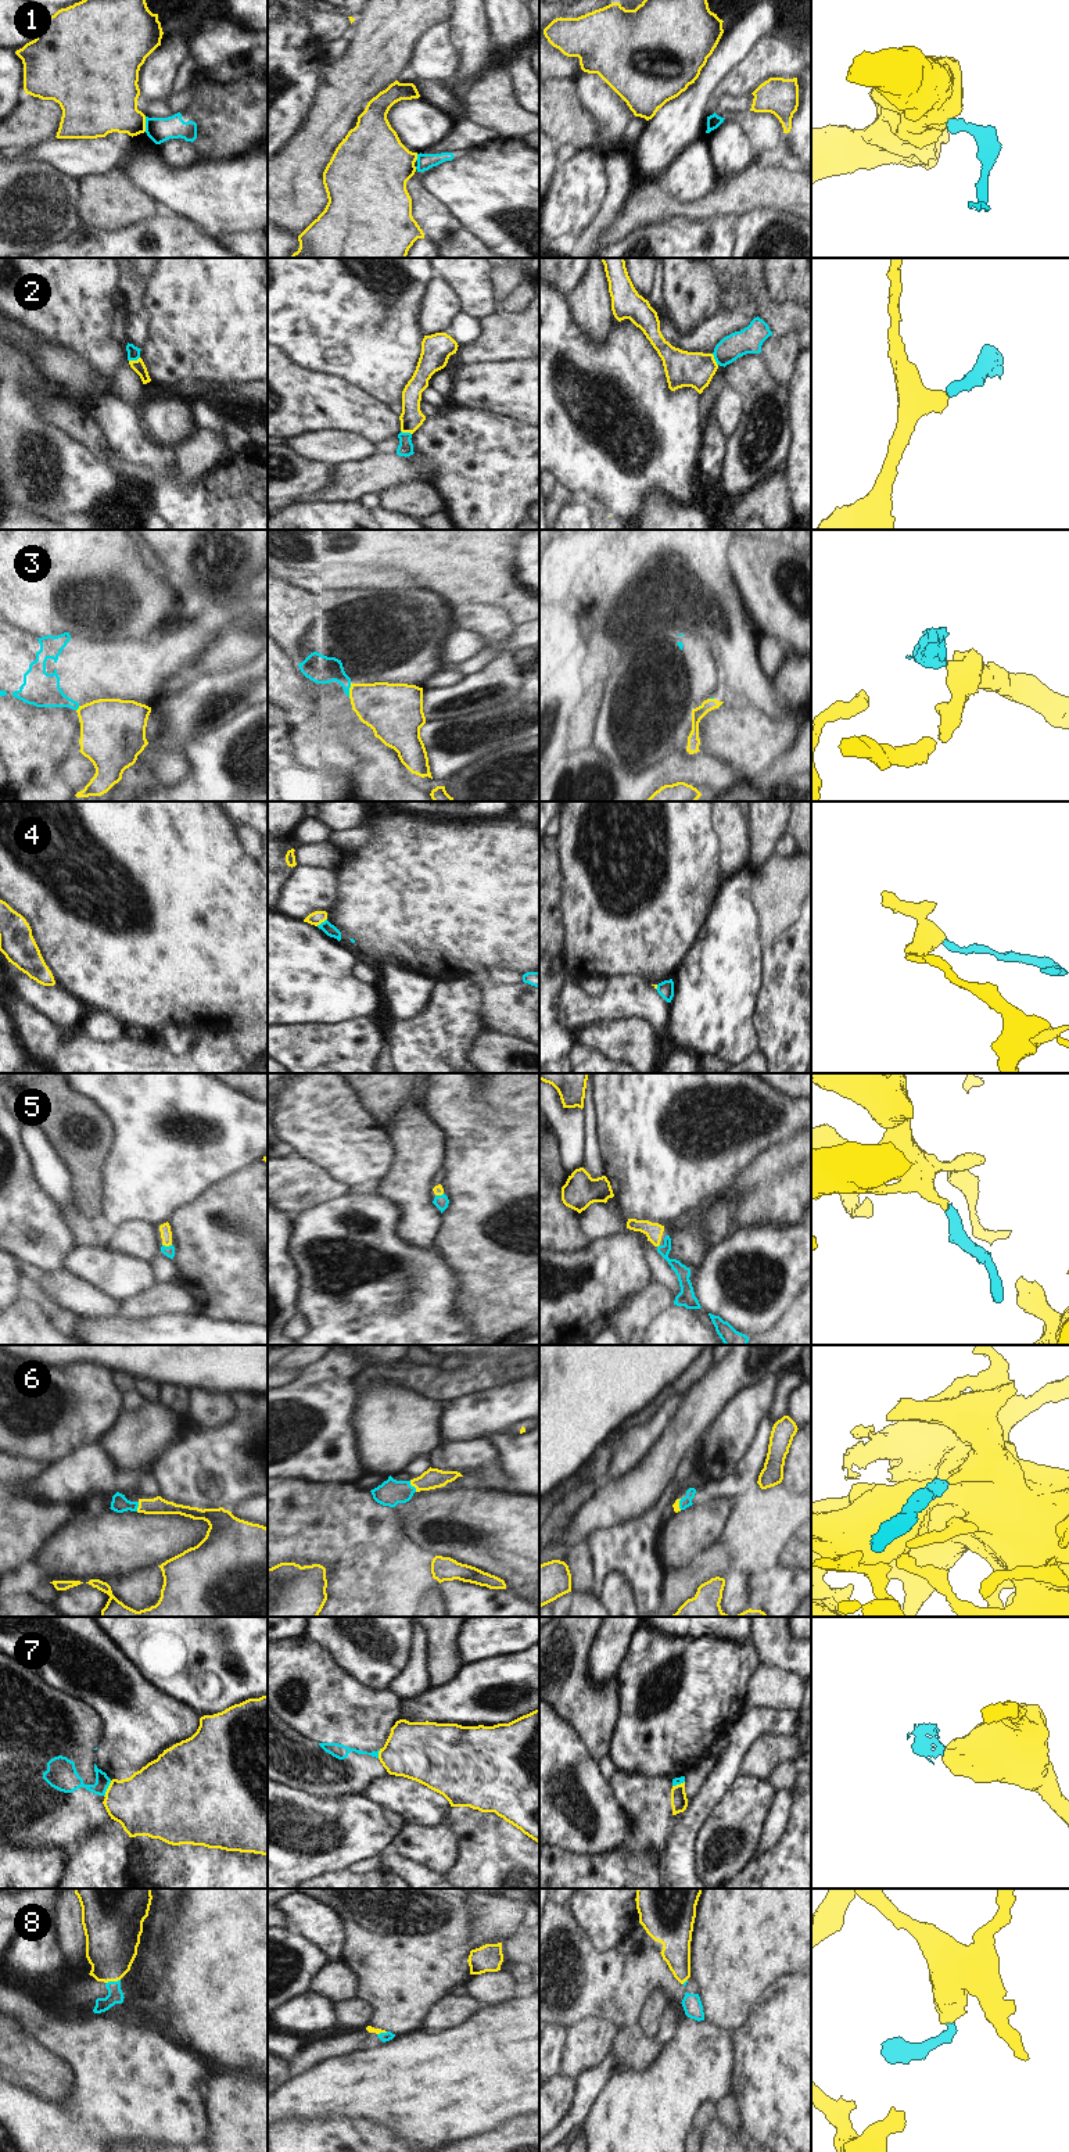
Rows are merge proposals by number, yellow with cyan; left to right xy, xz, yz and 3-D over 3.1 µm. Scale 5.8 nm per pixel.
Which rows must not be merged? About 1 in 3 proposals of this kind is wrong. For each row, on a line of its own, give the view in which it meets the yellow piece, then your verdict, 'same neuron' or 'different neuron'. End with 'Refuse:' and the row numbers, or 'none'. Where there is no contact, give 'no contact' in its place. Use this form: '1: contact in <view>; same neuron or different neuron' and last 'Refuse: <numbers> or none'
1: contact in xy; different neuron
2: contact in yz; different neuron
3: contact in xz; different neuron
4: contact in xz; same neuron
5: contact in xy; same neuron
6: contact in xz; same neuron
7: contact in xy; different neuron
8: contact in xy; same neuron
Refuse: 1, 2, 3, 7

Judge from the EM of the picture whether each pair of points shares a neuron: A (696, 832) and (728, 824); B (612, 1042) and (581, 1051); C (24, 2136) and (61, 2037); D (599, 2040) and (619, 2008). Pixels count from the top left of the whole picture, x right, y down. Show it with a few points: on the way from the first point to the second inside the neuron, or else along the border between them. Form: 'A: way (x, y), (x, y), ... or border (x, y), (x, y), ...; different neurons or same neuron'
A: border (711, 816), (711, 827), (720, 845), (721, 860); different neurons
B: border (576, 1040), (612, 1058); different neurons
C: way (51, 2123), (82, 2093), (82, 2065); same neuron
D: border (578, 2020), (607, 2019), (619, 2029); different neurons

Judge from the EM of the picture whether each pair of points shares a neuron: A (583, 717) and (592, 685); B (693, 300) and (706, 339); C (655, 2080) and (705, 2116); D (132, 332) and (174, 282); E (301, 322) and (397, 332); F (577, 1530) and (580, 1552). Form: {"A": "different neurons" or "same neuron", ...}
{"A": "different neurons", "B": "different neurons", "C": "different neurons", "D": "different neurons", "E": "same neuron", "F": "different neurons"}

